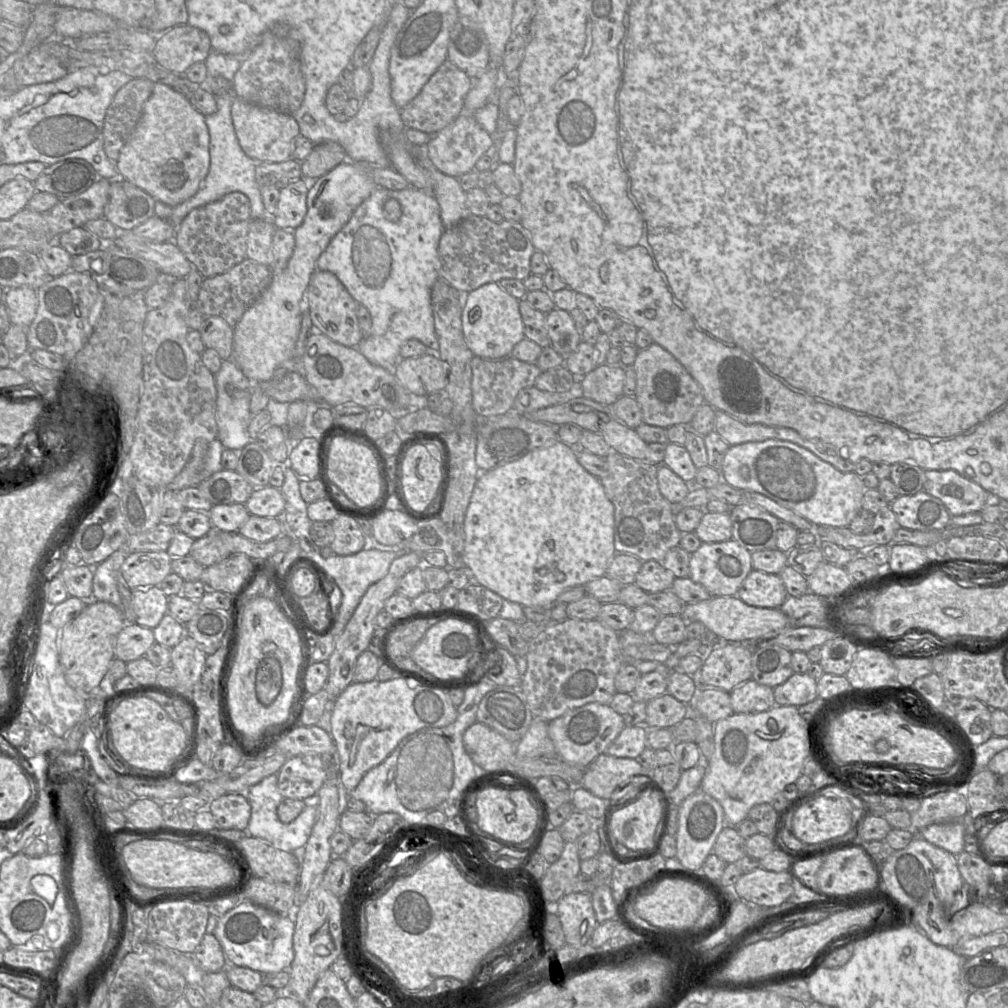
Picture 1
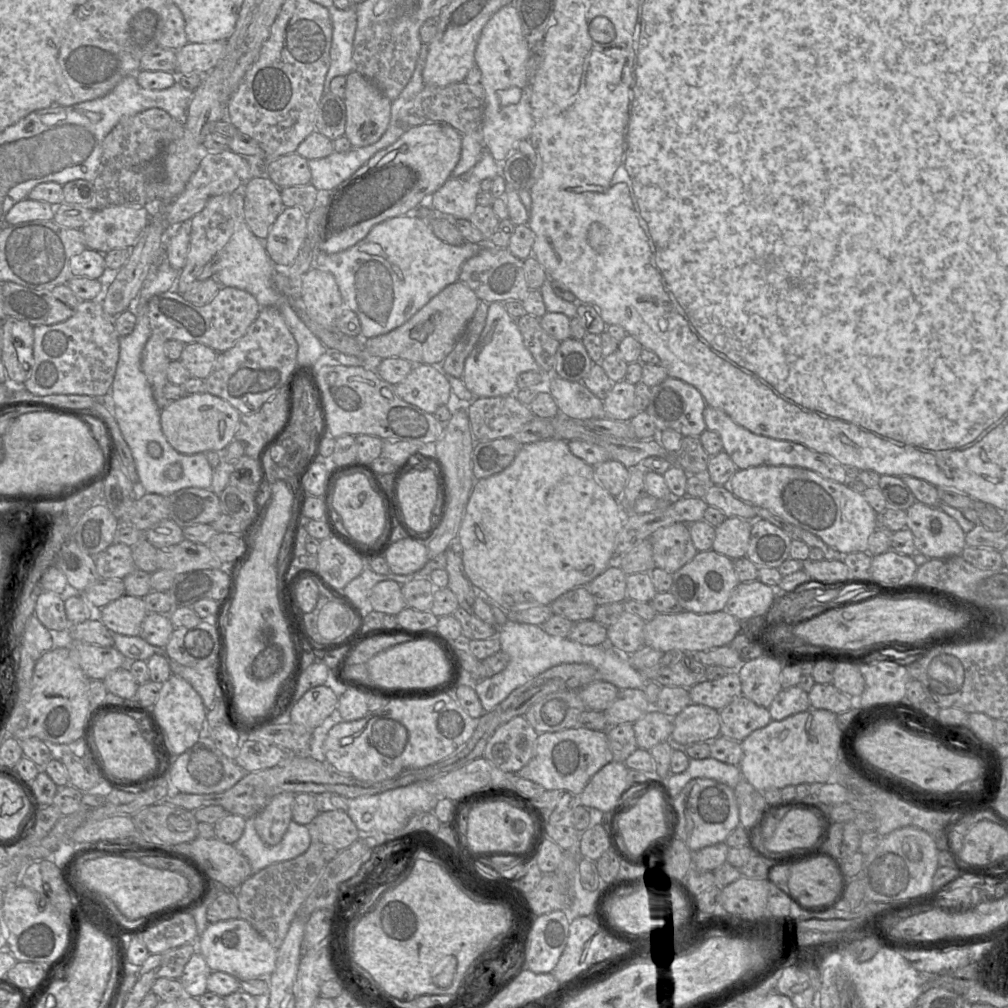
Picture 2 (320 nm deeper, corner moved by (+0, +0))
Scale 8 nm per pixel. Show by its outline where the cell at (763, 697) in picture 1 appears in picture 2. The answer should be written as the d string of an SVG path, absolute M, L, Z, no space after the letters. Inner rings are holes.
M743 695L734 699L719 713L720 736L738 742L772 720L768 708L755 704Z

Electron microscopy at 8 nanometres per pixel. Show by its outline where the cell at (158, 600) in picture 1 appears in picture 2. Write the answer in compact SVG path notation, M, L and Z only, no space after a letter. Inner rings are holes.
M124 594L100 610L95 610L94 616L114 633L140 636L142 623L147 614L143 598Z

